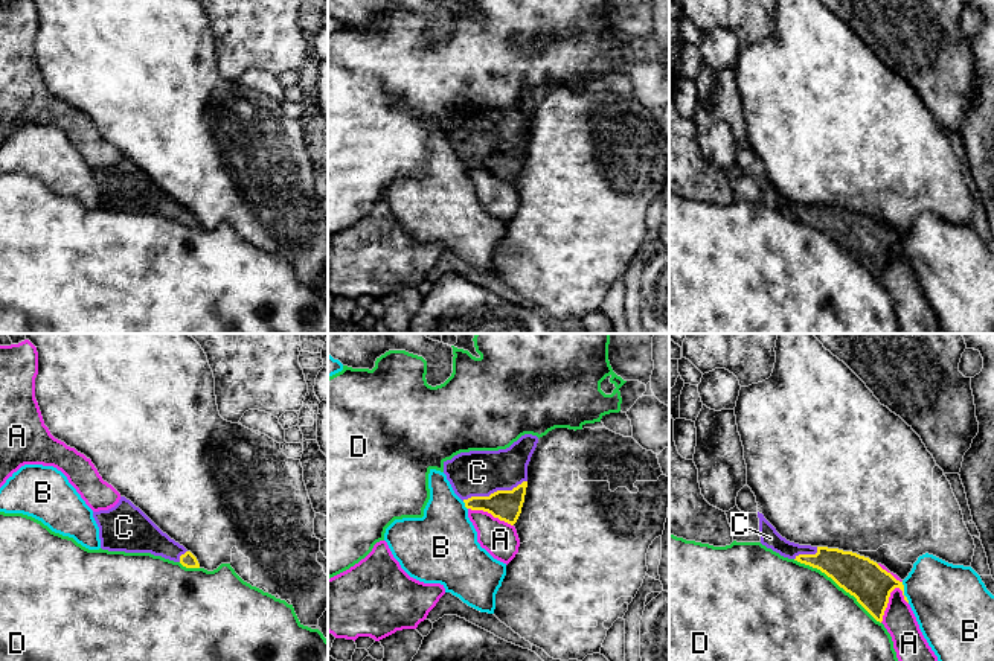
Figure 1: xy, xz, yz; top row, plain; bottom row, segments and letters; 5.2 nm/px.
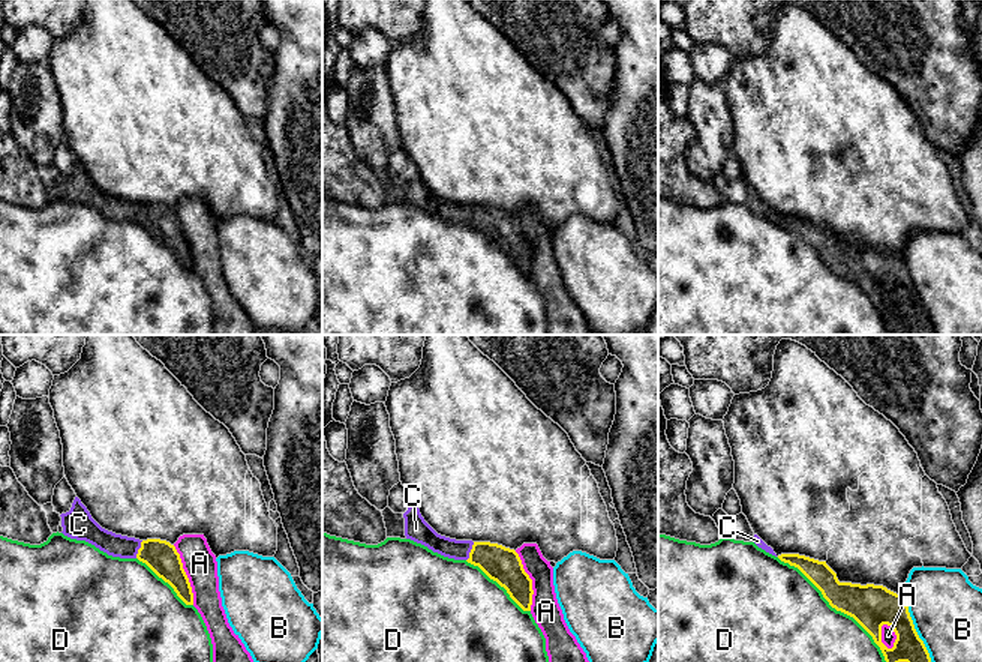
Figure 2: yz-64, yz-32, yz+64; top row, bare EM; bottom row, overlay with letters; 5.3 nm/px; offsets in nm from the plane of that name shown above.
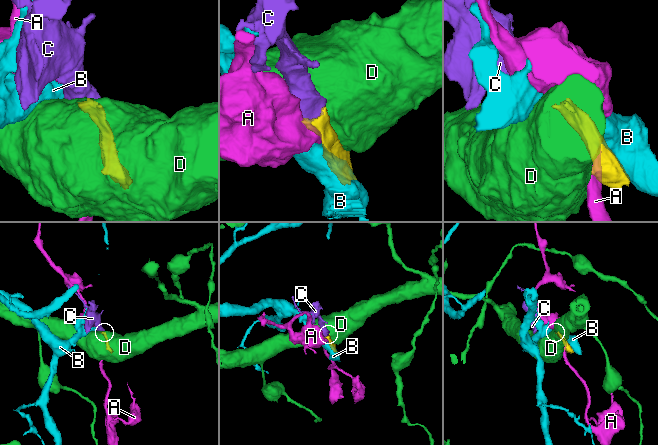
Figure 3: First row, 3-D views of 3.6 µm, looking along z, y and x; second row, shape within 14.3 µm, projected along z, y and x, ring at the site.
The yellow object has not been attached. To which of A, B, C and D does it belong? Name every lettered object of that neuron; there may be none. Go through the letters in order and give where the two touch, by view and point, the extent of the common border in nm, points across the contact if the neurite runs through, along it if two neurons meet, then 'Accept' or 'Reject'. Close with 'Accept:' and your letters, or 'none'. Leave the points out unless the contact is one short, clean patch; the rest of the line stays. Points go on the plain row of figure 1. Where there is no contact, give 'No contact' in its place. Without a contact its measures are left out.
A: Touches yellow at yz (888, 261). Shared border 220 nm. Reject
B: Touches yellow at yz (903, 252). Shared border 120 nm. Reject
C: Touches yellow at xz (494, 151). Shared border 360 nm. Path across: xz (505, 163), (494, 151), (477, 131). Accept
D: Touches yellow at yz (837, 242). Shared border 550 nm. Reject
Accept: C

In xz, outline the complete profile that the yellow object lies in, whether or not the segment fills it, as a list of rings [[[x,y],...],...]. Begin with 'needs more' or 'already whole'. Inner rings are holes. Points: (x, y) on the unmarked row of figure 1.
needs more; [[[524,93],[506,108],[460,111],[444,120],[444,133],[467,168],[488,171],[494,177],[514,184],[524,161],[527,123],[537,102],[537,94]]]

